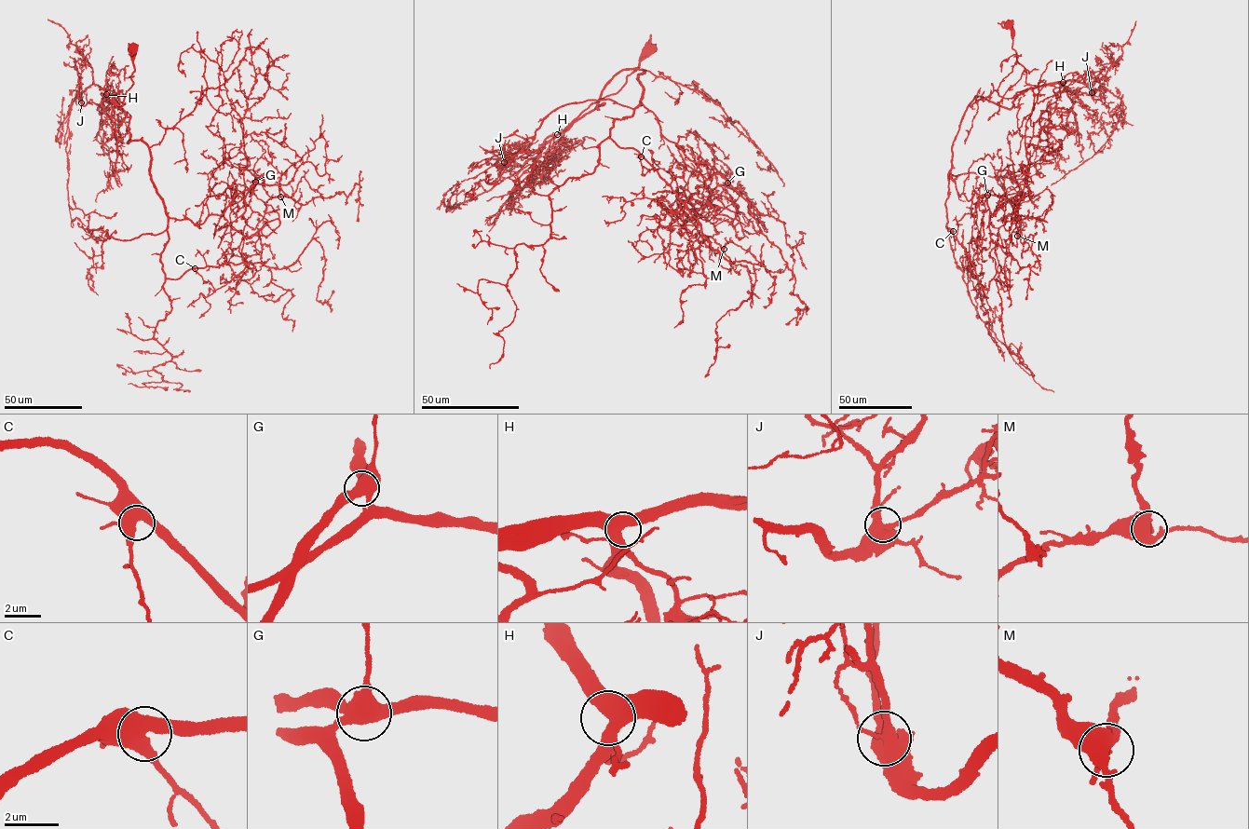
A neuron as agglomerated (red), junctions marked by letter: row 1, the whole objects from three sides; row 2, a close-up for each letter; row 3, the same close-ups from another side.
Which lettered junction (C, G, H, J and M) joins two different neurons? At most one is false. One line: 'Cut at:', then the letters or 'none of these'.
Cut at: G

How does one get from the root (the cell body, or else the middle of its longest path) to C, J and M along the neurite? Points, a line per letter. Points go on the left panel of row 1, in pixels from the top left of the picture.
C: (132, 48), (133, 85), (115, 104), (126, 143), (149, 151), (162, 271), (195, 268)
J: (132, 48), (133, 85), (122, 106), (116, 107), (109, 94), (101, 105), (81, 102)
M: (132, 48), (133, 85), (115, 104), (169, 217), (222, 214), (255, 181), (244, 169), (257, 198), (280, 197)

